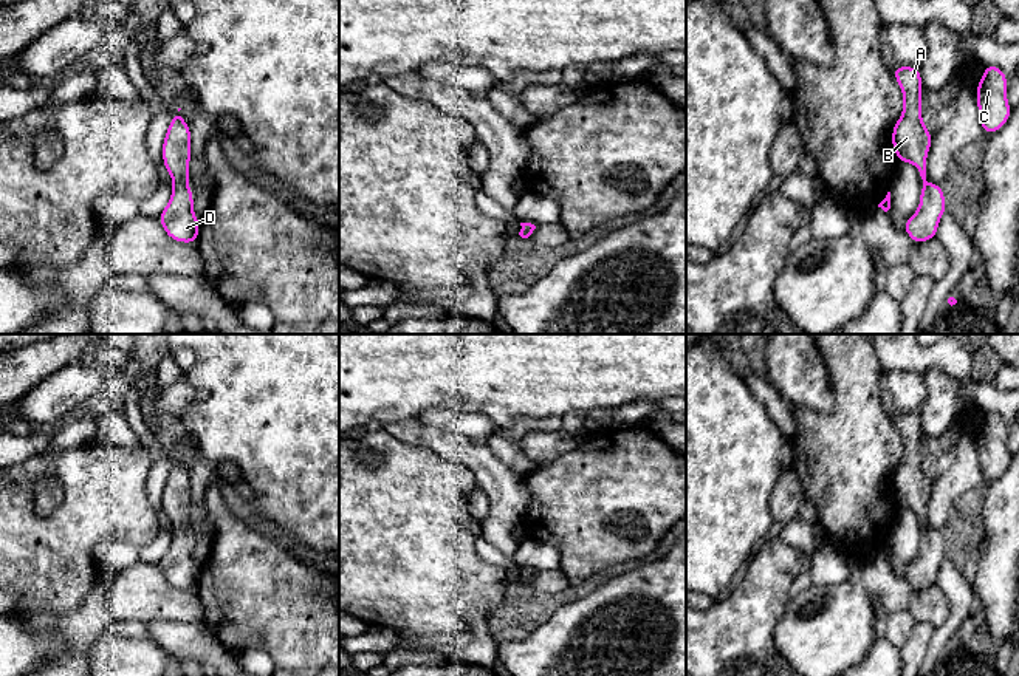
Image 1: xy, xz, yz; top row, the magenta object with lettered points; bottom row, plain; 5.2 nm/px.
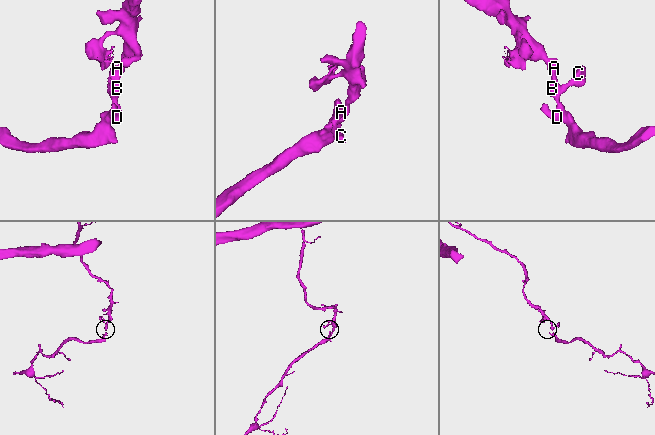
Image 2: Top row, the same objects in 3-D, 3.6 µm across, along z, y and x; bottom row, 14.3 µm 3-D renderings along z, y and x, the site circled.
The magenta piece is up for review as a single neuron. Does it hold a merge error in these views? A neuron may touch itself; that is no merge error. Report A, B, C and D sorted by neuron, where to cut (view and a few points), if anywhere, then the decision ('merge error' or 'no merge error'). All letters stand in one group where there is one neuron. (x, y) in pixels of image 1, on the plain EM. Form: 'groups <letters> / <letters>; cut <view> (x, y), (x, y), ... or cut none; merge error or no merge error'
groups A B C D; cut none; no merge error

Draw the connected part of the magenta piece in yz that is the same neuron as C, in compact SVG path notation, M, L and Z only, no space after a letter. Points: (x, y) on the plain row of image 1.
M996 411L985 413L982 427L976 435L979 466L985 481L1000 476L1011 461L1007 435L1004 416Z

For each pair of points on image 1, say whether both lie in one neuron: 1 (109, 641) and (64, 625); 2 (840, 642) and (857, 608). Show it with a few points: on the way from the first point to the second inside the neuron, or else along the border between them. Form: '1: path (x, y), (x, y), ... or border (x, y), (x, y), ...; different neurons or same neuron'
1: border (107, 628), (90, 645), (85, 659); different neurons
2: path (840, 635), (840, 625), (849, 616); same neuron

